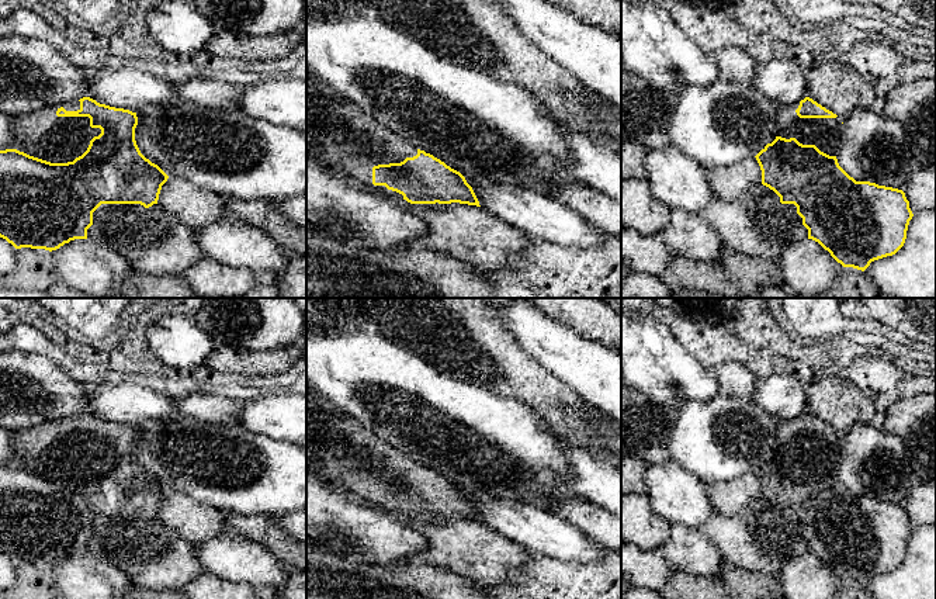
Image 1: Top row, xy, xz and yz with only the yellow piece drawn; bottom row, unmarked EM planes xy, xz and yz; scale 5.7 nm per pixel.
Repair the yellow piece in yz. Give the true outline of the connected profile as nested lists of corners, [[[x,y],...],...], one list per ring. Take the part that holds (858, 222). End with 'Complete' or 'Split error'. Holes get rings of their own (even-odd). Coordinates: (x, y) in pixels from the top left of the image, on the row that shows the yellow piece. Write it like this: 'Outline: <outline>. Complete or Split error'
Outline: [[[776,136],[755,157],[762,170],[762,184],[773,190],[781,204],[797,207],[797,214],[808,229],[808,239],[818,242],[843,267],[864,271],[871,262],[892,256],[904,246],[914,214],[902,190],[856,181],[839,166],[836,156],[821,152],[815,145],[802,145],[795,138]]]. Complete

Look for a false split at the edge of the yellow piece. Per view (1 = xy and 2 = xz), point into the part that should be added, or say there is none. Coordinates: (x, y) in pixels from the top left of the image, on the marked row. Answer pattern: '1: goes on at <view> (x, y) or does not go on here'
1: does not go on here
2: does not go on here

